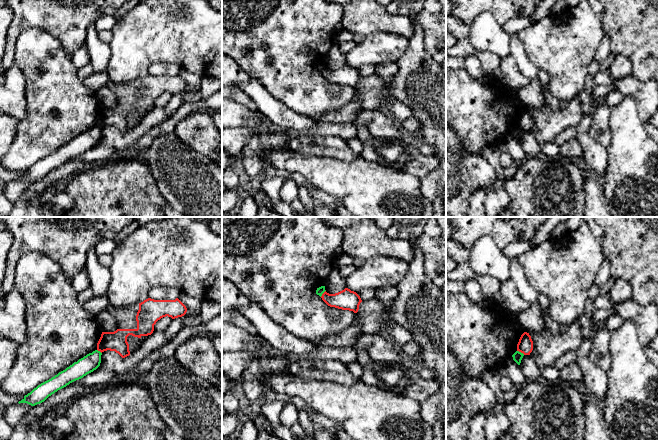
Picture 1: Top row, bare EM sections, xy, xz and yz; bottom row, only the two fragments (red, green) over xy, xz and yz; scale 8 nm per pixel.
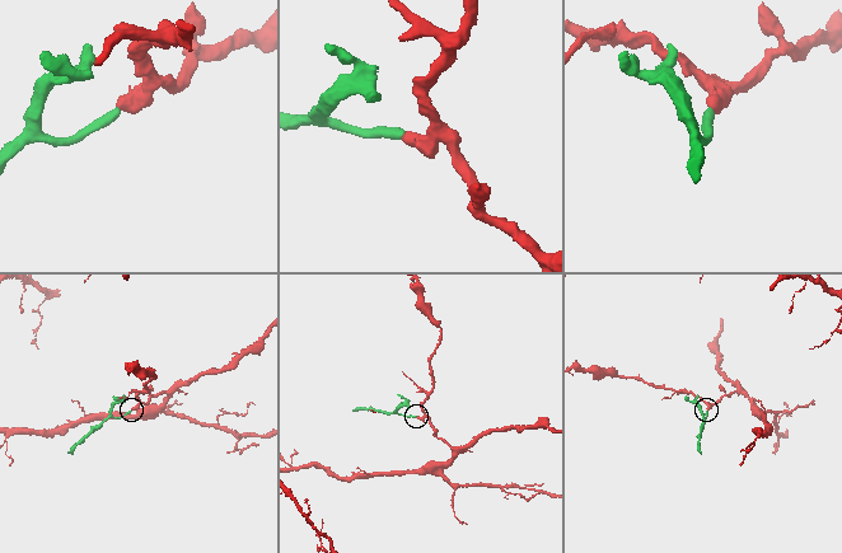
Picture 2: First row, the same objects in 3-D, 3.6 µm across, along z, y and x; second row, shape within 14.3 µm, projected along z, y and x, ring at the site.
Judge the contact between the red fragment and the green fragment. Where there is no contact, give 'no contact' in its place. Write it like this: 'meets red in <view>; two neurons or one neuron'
meets red in yz; two neurons

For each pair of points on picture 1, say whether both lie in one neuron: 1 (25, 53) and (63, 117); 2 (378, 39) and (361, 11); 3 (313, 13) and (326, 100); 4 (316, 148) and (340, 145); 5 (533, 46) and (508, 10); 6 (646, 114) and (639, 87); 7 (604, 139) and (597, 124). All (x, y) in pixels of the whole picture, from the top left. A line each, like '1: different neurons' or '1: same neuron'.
1: same neuron
2: different neurons
3: same neuron
4: same neuron
5: different neurons
6: same neuron
7: same neuron

